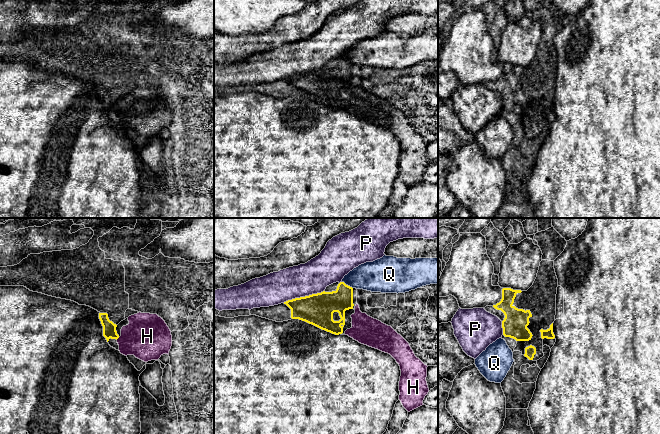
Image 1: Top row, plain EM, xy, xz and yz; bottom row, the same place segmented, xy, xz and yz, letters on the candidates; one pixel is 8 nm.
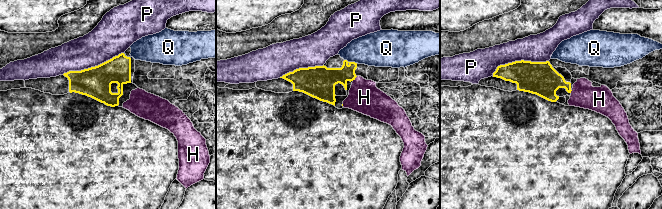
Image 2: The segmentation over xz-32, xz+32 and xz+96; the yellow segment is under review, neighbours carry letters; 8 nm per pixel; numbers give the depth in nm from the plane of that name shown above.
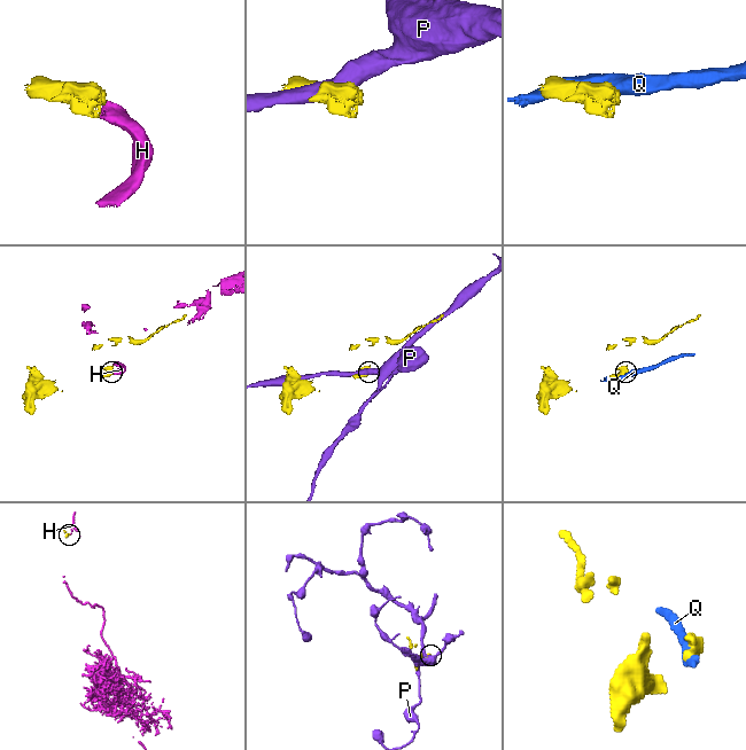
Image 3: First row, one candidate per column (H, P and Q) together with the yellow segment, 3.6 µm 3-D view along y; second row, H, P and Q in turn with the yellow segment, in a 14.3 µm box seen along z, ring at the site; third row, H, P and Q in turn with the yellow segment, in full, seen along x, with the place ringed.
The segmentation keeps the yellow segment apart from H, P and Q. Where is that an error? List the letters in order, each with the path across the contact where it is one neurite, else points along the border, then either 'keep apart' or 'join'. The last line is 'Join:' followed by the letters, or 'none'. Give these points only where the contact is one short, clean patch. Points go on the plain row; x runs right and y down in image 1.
H: way xy (109, 104), (117, 114), (147, 112); join
P: keep apart
Q: keep apart
Join: H

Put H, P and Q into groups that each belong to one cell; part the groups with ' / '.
H / P / Q

